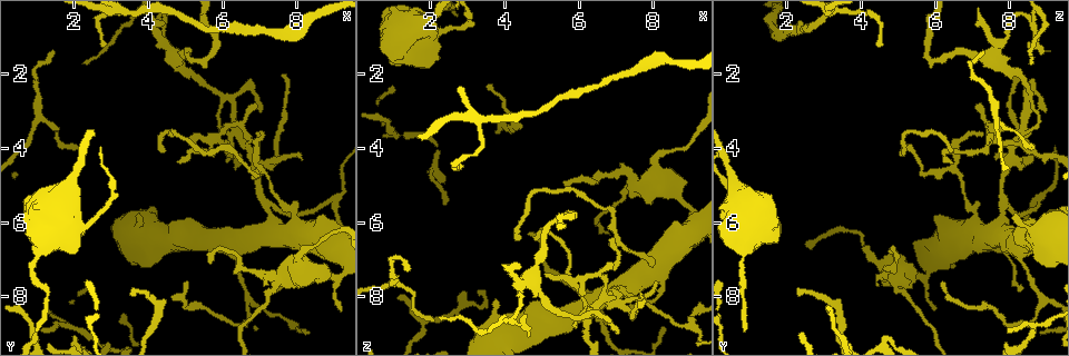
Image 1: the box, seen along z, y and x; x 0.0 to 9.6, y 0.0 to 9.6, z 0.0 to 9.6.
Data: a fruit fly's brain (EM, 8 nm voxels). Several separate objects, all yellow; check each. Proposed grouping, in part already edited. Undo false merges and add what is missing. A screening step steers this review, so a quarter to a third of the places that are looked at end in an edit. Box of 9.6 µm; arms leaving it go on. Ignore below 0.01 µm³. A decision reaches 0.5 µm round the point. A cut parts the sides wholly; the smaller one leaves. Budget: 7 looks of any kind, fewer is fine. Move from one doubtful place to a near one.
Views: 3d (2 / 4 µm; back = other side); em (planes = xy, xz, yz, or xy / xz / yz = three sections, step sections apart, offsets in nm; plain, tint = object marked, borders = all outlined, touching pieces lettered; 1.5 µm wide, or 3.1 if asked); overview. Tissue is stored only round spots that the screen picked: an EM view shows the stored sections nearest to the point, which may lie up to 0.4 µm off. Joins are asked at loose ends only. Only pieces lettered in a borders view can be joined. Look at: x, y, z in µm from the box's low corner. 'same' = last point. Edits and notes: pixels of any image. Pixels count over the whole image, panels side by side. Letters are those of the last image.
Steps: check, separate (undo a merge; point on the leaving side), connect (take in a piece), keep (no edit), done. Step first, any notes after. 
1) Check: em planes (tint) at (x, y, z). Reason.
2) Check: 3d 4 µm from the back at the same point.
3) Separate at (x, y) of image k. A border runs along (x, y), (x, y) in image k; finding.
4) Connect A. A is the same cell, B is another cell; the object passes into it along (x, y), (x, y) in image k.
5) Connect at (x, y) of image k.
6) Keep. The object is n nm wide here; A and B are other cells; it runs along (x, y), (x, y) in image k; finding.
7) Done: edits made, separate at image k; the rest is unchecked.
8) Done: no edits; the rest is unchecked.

Check: 3d 4 µm at (6.65, 8.00, 8.90). Three-way junction.

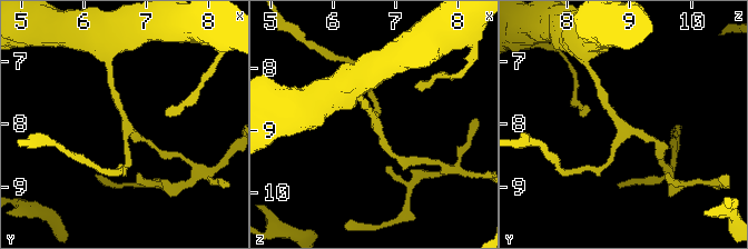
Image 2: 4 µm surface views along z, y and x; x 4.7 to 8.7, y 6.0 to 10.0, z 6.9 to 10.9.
Check: em planes (borders) at (6.65, 8.05, 8.85). Need the tissue.

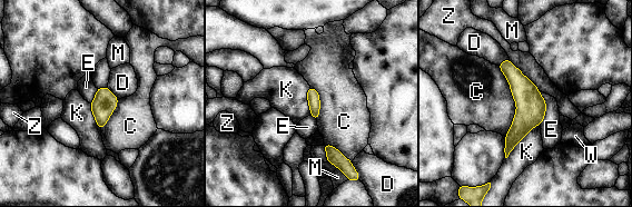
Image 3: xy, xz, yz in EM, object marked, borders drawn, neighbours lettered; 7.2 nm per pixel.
Keep. C, D, E, K, M, W and Z are other cells; it runs along (506, 62), (523, 89), (507, 149) in image 3; all the same neuron.

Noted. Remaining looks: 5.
Check: em xy step 8 (borders) at (7.60, 2.00, 8.35). Free end.

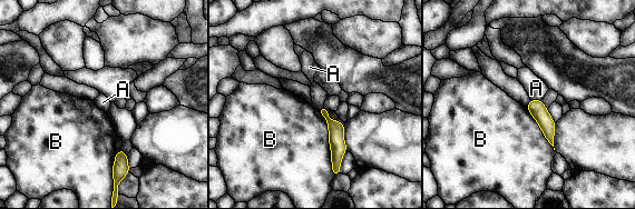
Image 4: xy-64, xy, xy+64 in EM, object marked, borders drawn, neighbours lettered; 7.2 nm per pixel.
Keep. A and B are other cells; it runs along (322, 110), (335, 128), (333, 158) in image 4; none of them fits.

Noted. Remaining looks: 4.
Check: em xz step 4 (borders) at (2.25, 1.70, 8.60). Branch stops here.

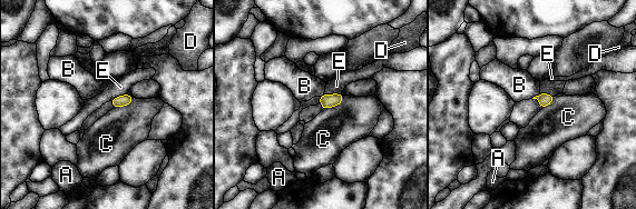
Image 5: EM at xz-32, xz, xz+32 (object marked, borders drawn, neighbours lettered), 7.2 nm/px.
Check: em planes (borders) at the same point. Cut it another way.

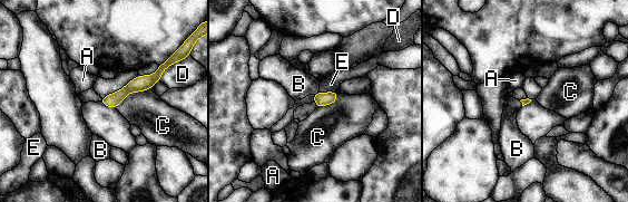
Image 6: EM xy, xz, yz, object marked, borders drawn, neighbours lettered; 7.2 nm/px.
Connect B. B is the same cell, A, C, D and E are other cells; the object passes into it along (321, 99), (315, 93), (298, 84) in image 6; it goes on there.

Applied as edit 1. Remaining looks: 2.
Done: edits made, connect at image 6; the rest is unchecked.

